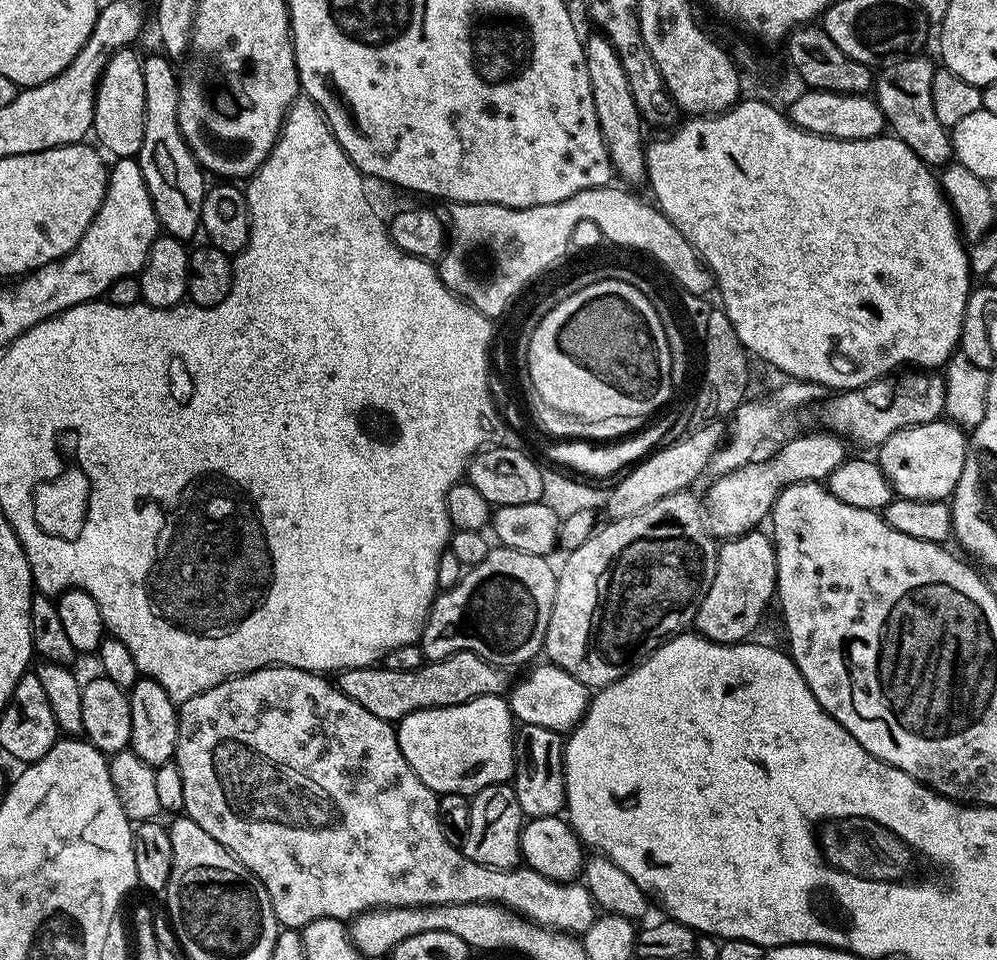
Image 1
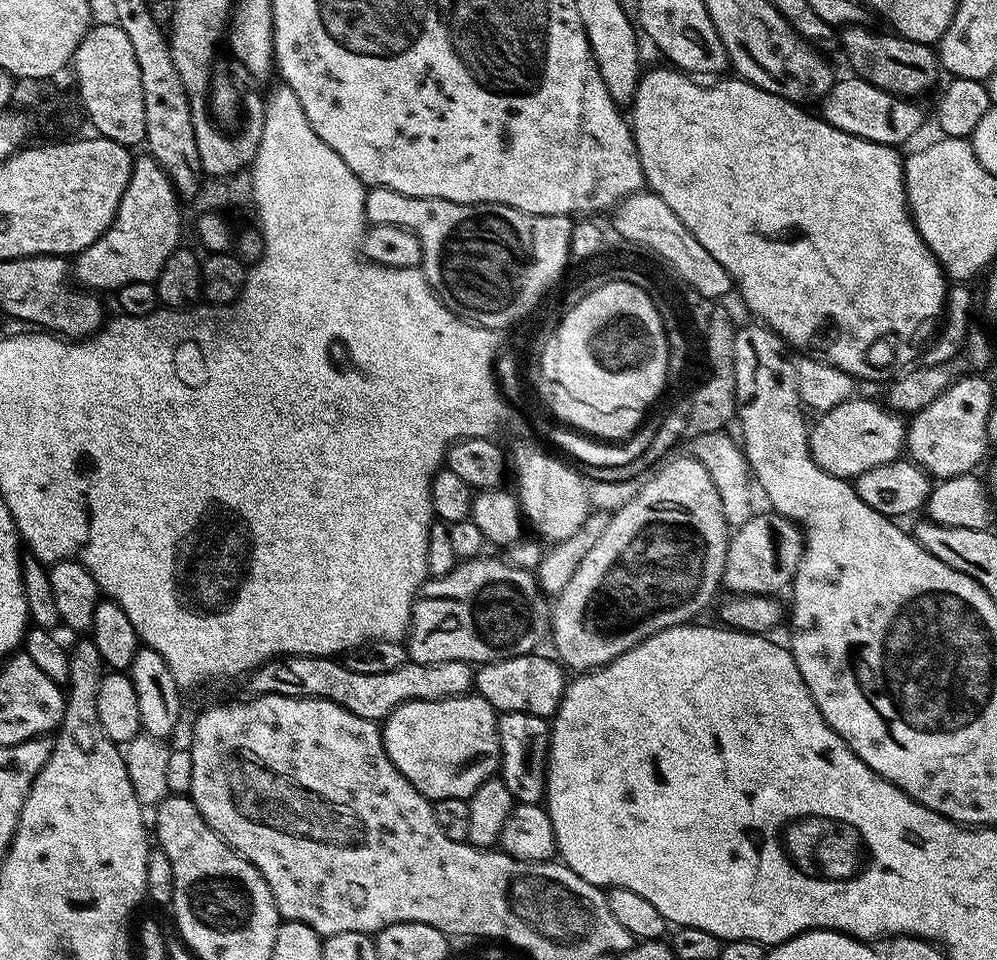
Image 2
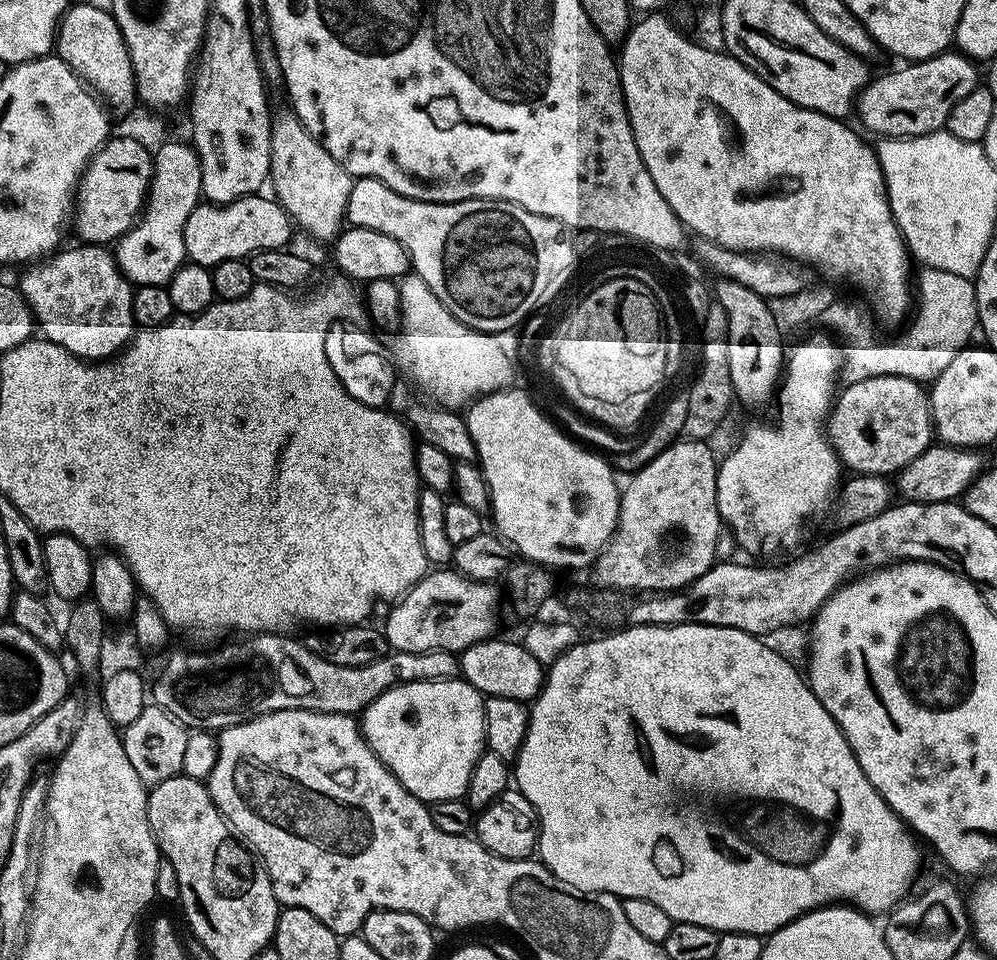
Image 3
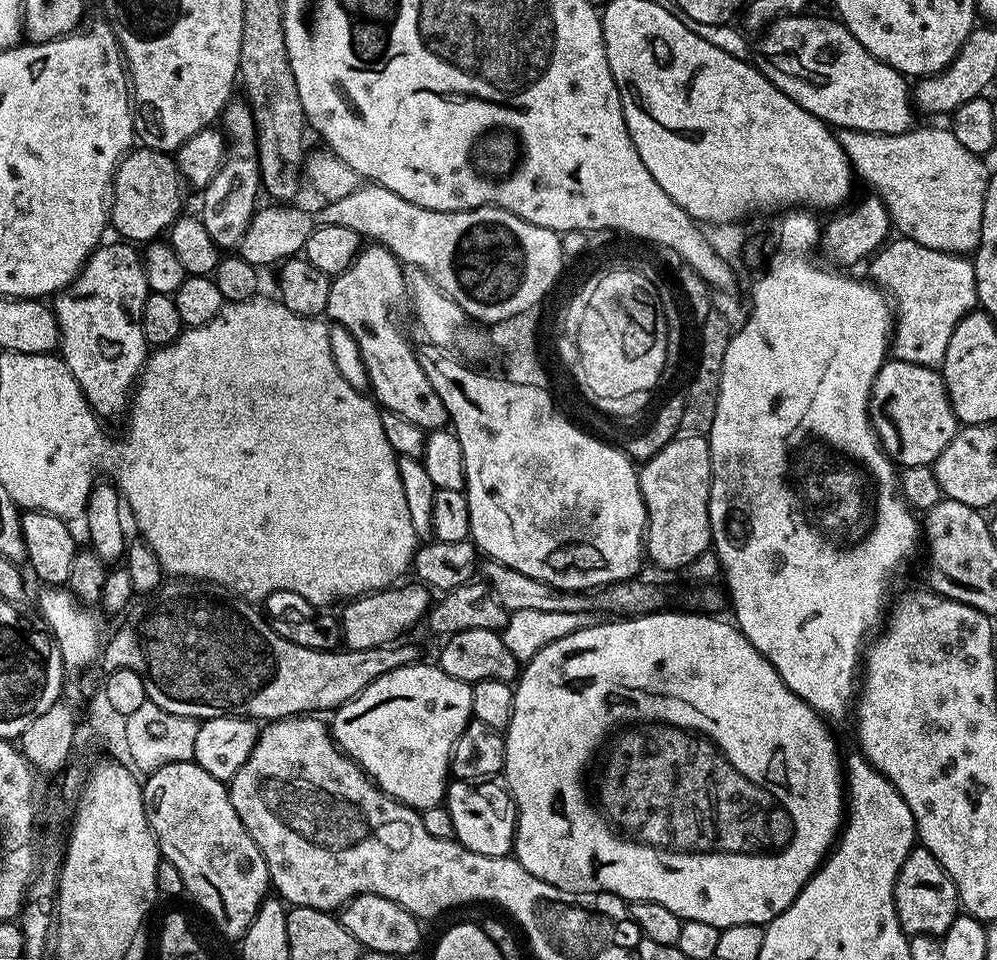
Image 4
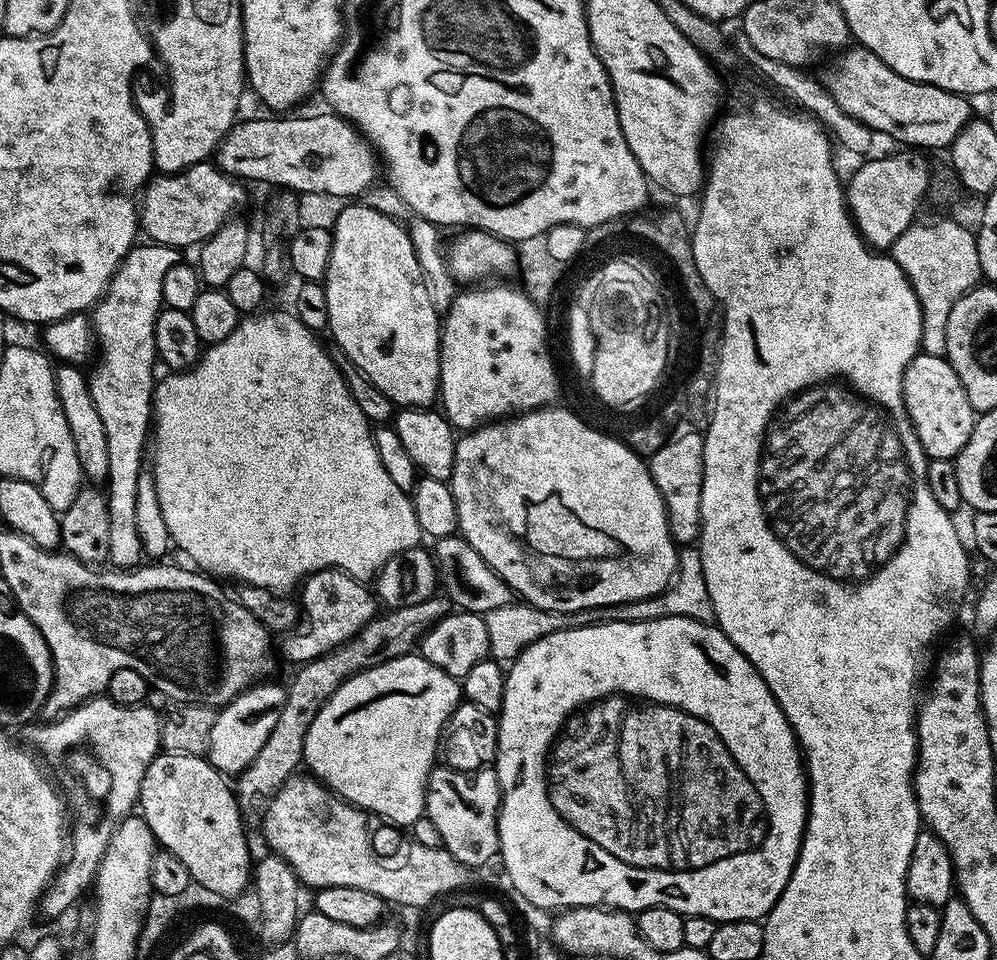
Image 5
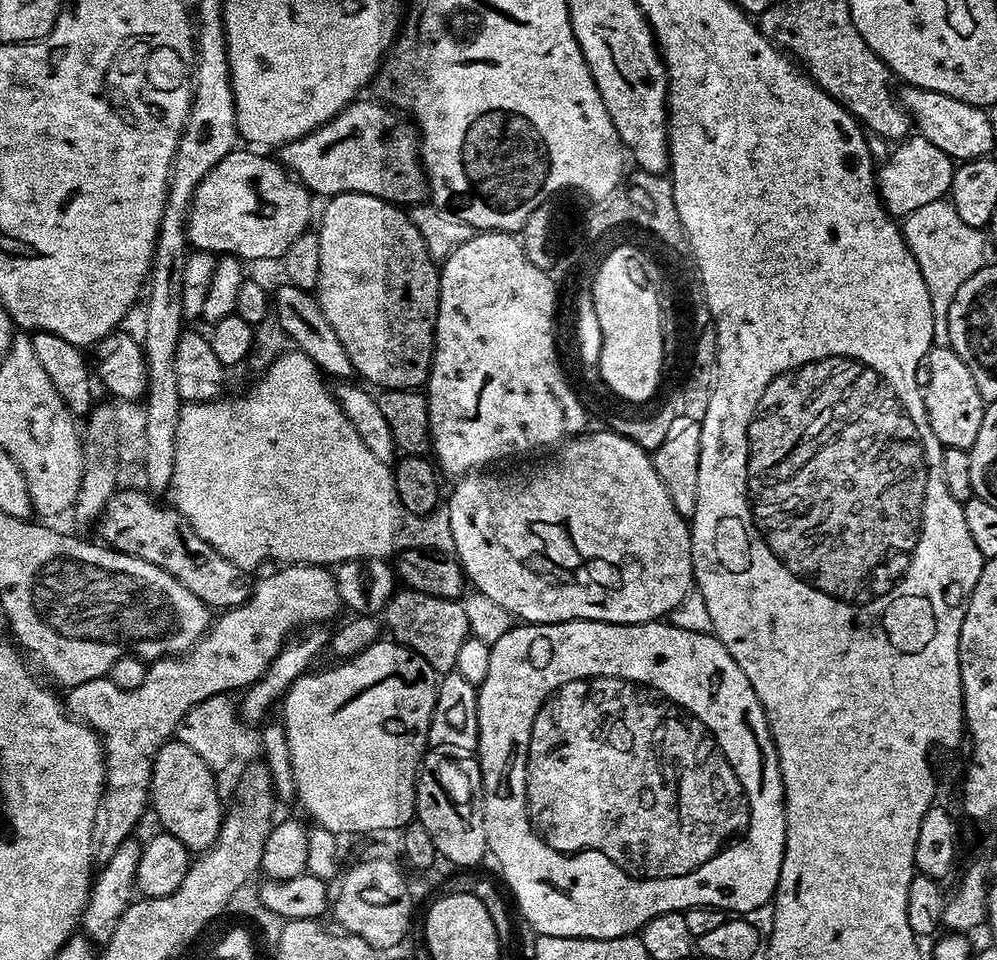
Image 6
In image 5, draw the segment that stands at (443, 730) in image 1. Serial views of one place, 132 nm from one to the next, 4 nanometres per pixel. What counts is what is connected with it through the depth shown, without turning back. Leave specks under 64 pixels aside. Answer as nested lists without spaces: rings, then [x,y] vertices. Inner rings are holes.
[[[409,654],[394,658],[390,662],[382,662],[373,668],[365,668],[363,672],[354,674],[349,680],[343,680],[338,686],[338,690],[334,690],[334,694],[330,694],[330,698],[322,706],[322,710],[318,710],[314,722],[310,722],[310,730],[306,730],[303,763],[306,765],[306,768],[308,764],[307,771],[311,775],[315,776],[321,784],[335,792],[341,800],[347,800],[355,808],[364,808],[368,812],[373,812],[374,815],[379,816],[381,820],[389,824],[411,826],[414,822],[418,822],[420,816],[425,815],[424,799],[428,789],[428,779],[438,760],[440,735],[444,729],[445,722],[450,718],[450,714],[461,702],[461,681],[454,679],[450,674],[446,674],[446,670],[438,670],[438,666],[431,664],[425,656]]]

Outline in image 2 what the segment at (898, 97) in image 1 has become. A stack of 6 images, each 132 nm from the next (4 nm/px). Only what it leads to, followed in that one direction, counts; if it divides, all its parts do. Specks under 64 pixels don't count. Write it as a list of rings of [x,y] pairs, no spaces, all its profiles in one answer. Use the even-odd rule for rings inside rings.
[[[863,23],[847,25],[839,33],[838,44],[855,75],[887,92],[905,98],[920,98],[932,88],[938,73],[938,56],[933,45],[907,40],[884,32],[871,32]],[[888,35],[888,36],[887,36]]]

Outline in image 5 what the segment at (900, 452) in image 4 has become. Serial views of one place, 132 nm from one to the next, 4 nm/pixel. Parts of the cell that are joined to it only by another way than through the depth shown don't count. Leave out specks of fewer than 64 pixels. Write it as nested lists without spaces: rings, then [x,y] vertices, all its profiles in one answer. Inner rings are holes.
[[[921,351],[910,362],[910,366],[906,366],[902,378],[902,394],[907,423],[914,436],[916,431],[924,447],[925,457],[951,460],[959,456],[966,442],[970,442],[978,414],[970,406],[970,398],[966,398],[966,390],[962,390],[962,382],[958,382],[954,366],[944,356]]]

